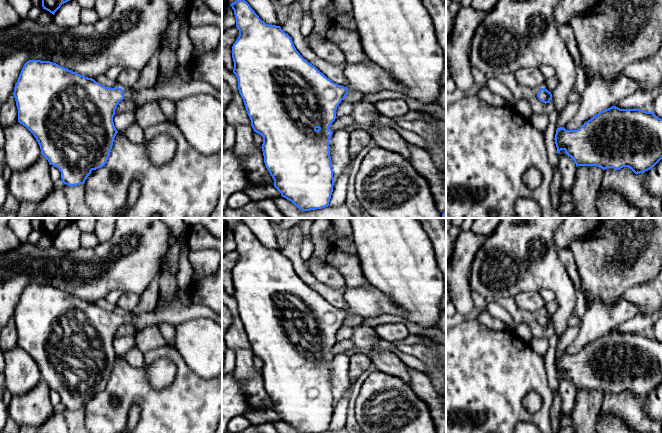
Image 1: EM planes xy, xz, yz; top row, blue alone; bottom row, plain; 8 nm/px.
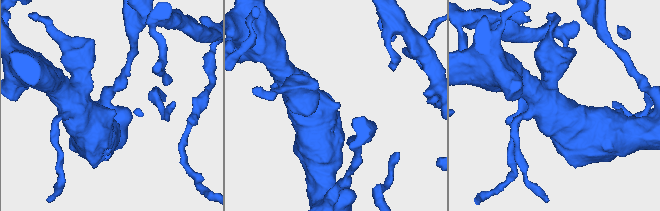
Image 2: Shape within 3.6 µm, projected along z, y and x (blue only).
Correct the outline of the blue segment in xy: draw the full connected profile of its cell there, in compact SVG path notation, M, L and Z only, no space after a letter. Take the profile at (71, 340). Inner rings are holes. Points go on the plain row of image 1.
M29 284L24 288L13 316L18 346L34 359L42 379L50 389L59 393L62 407L68 410L84 408L92 394L107 387L118 357L113 341L120 325L128 324L136 332L160 323L178 325L196 318L210 318L222 326L221 316L204 305L186 305L178 291L170 301L164 302L158 298L152 312L122 314L119 311L105 311L92 302L41 284Z

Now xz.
M240 222L230 228L234 234L239 260L232 270L233 297L237 301L238 314L243 323L254 356L263 361L264 387L274 404L274 411L281 420L299 433L322 433L329 430L333 416L334 402L330 381L329 364L333 356L329 353L335 345L336 334L349 316L374 318L395 315L407 318L407 313L378 288L367 285L347 288L344 299L348 310L332 306L315 290L304 283L296 274L291 261L280 250L262 245L250 229Z

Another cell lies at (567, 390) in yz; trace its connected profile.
M565 374L560 375L558 382L561 396L561 414L566 416L573 412L576 399L576 388L574 384L565 377Z

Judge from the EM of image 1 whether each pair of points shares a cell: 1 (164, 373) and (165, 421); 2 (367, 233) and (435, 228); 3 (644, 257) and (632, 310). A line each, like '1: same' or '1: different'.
1: different
2: different
3: different

